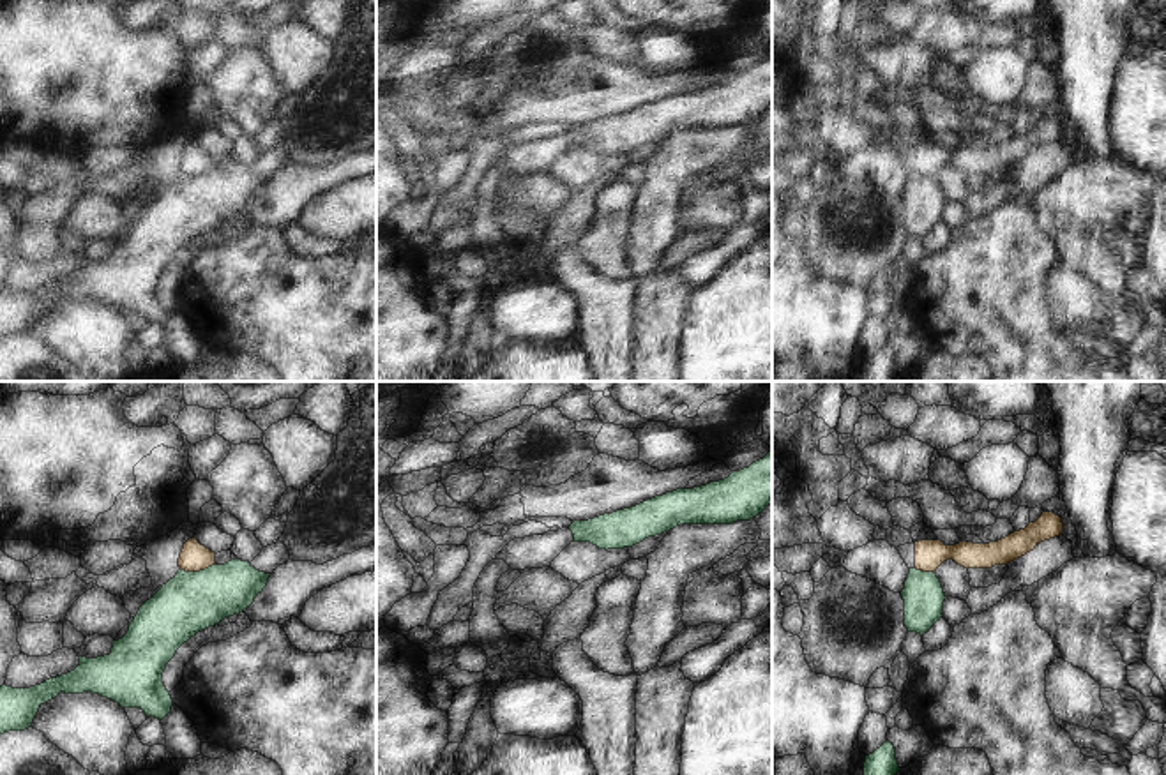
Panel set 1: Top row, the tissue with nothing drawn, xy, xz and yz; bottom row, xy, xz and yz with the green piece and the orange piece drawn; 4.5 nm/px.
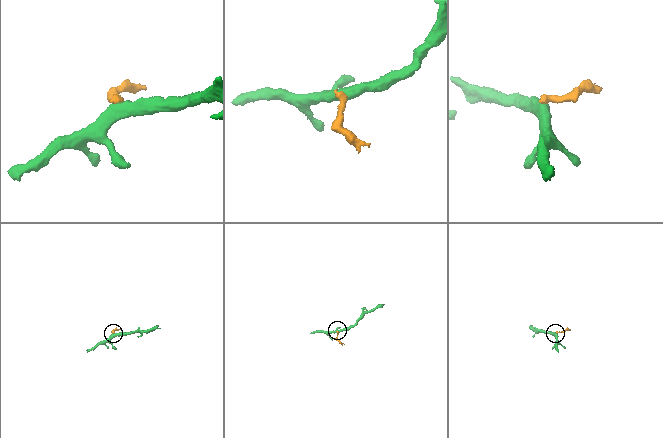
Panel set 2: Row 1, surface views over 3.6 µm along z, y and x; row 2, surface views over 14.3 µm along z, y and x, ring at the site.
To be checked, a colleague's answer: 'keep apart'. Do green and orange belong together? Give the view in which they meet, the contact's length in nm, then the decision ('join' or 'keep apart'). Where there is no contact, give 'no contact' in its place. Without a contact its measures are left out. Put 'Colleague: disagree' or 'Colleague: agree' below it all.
meets green in xy; contact 170 nm long; keep apart
Colleague: agree

